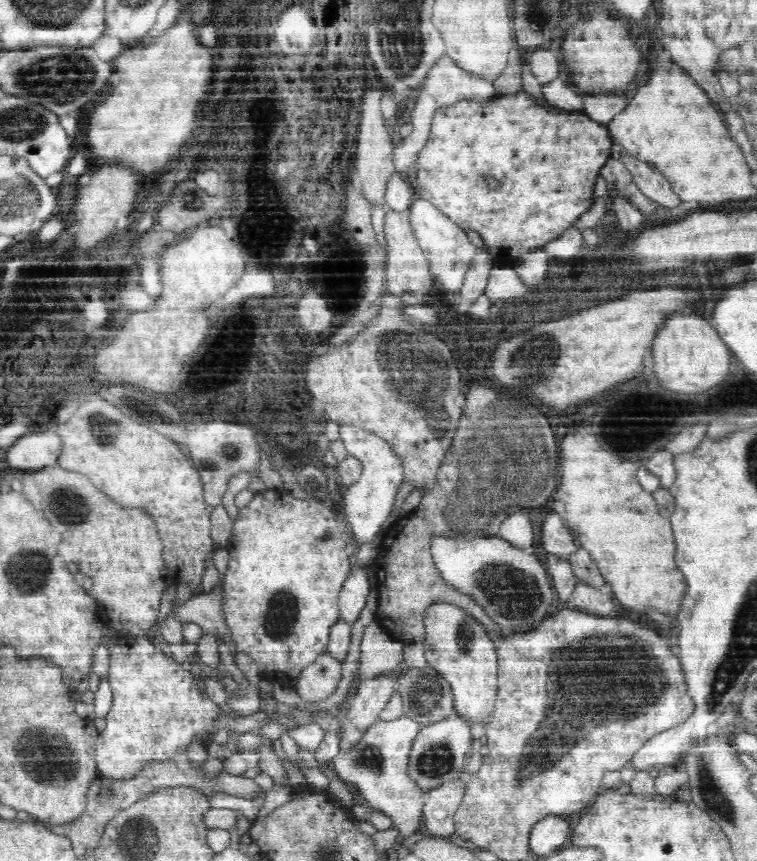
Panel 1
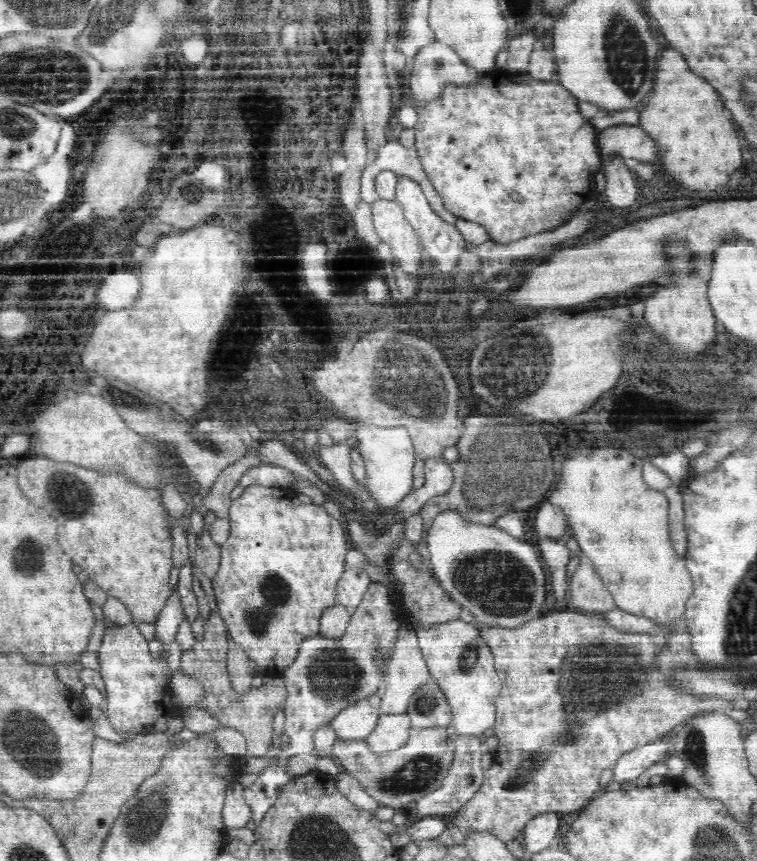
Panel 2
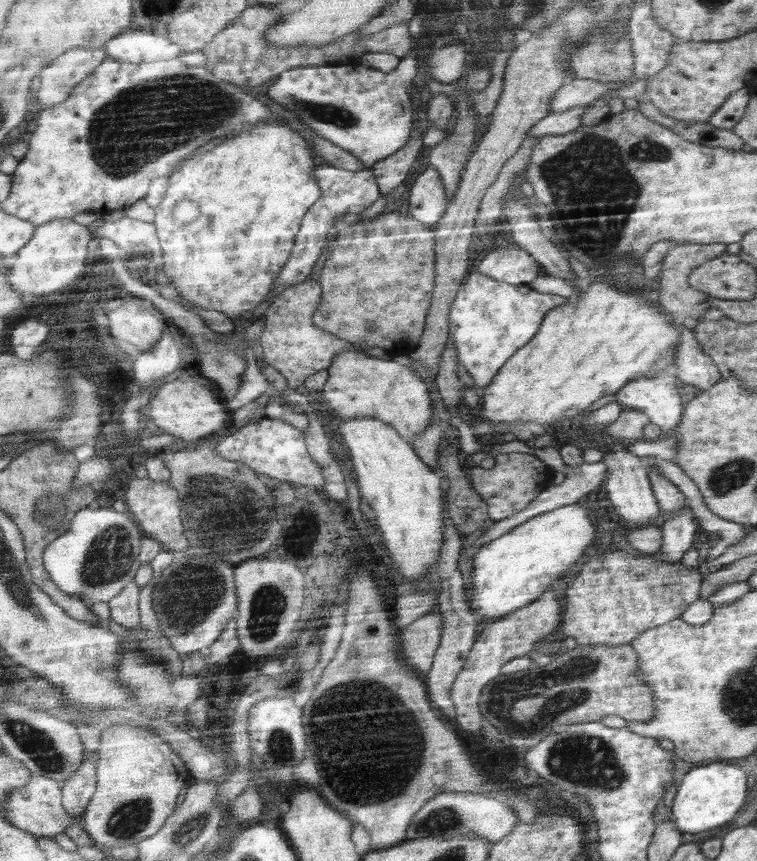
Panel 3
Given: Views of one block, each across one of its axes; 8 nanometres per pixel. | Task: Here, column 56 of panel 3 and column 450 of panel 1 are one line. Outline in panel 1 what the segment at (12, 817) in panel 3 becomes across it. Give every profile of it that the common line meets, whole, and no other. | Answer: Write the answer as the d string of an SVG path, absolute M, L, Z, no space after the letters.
M459 775L430 790L422 810L424 830L428 835L448 837L456 832L454 813L462 804L466 789L467 776Z

